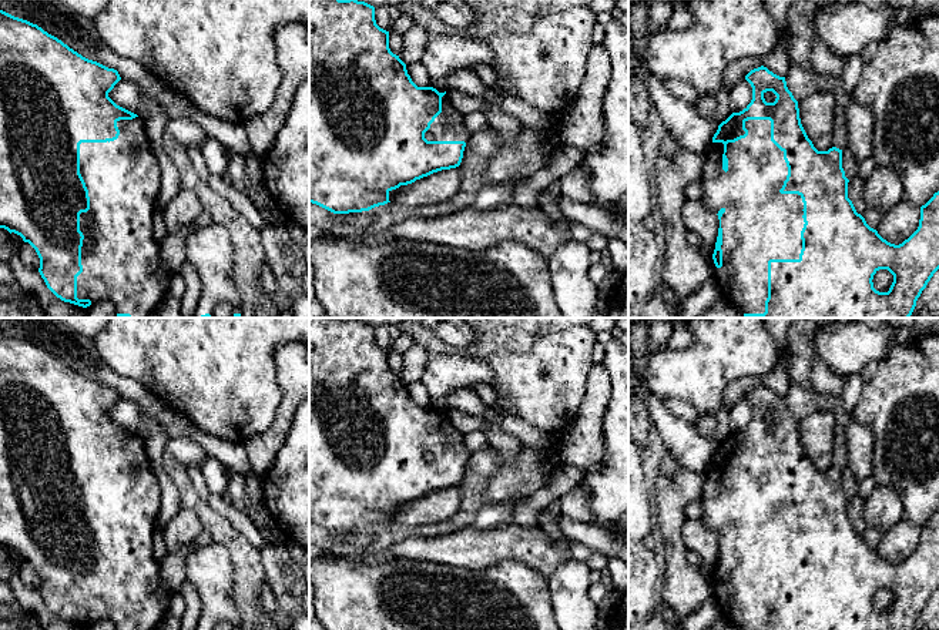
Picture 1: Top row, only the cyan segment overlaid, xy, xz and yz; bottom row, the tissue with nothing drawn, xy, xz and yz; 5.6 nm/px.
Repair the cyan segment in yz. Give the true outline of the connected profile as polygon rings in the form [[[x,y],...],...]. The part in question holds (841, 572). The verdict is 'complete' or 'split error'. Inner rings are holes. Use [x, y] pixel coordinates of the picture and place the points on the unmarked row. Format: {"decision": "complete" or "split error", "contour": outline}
{"decision": "split error", "contour": [[[761,385],[751,389],[745,399],[752,406],[752,419],[742,430],[732,432],[718,445],[712,462],[705,470],[705,486],[701,497],[701,523],[715,532],[720,539],[711,589],[722,617],[740,630],[913,630],[922,610],[939,589],[939,510],[920,526],[918,549],[899,564],[888,562],[876,549],[866,543],[865,537],[856,532],[852,520],[848,517],[849,499],[842,487],[842,469],[832,466],[828,470],[818,470],[808,458],[801,443],[798,420],[788,409],[785,396],[779,396]],[[879,589],[888,589],[893,594],[893,601],[888,611],[879,611],[873,607],[872,599]]]}

